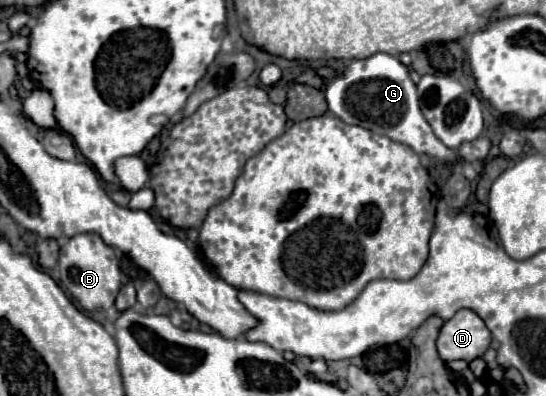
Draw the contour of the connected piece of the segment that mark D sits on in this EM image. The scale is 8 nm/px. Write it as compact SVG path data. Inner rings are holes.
M460 309L440 329L436 341L438 355L446 363L456 359L472 361L484 355L490 345L490 339L492 337L486 323L472 309Z

